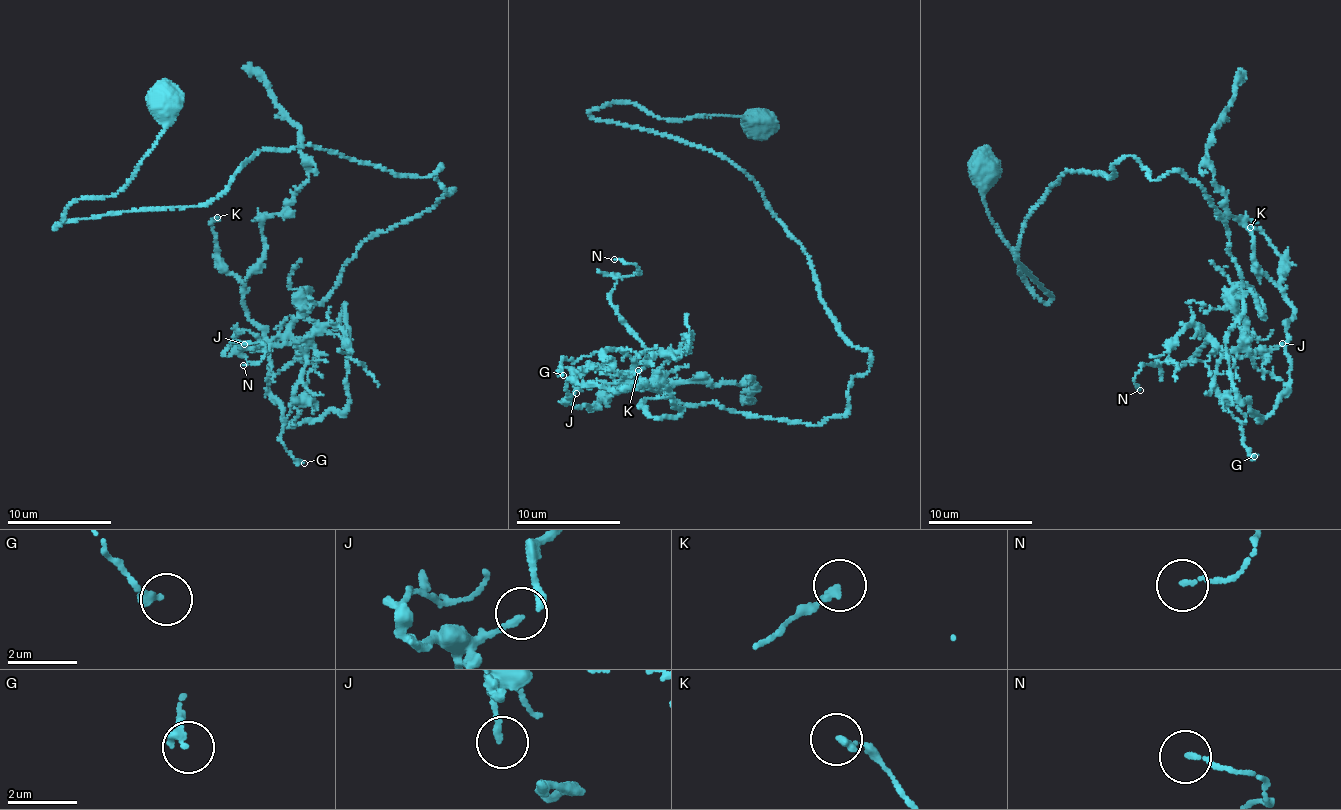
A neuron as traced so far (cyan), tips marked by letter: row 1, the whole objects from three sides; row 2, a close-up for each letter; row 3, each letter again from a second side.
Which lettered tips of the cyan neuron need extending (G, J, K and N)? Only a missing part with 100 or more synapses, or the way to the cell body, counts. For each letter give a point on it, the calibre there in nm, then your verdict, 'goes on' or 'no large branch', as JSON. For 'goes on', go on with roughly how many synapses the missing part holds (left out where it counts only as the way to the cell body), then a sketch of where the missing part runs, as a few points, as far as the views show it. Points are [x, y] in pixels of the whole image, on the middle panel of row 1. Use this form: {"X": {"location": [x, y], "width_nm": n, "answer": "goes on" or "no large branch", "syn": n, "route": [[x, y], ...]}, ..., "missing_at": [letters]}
{"G": {"location": [563, 375], "width_nm": 200, "answer": "no large branch"}, "J": {"location": [576, 393], "width_nm": 180, "answer": "no large branch"}, "K": {"location": [638, 370], "width_nm": 200, "answer": "no large branch"}, "N": {"location": [614, 259], "width_nm": 110, "answer": "no large branch"}, "missing_at": []}

